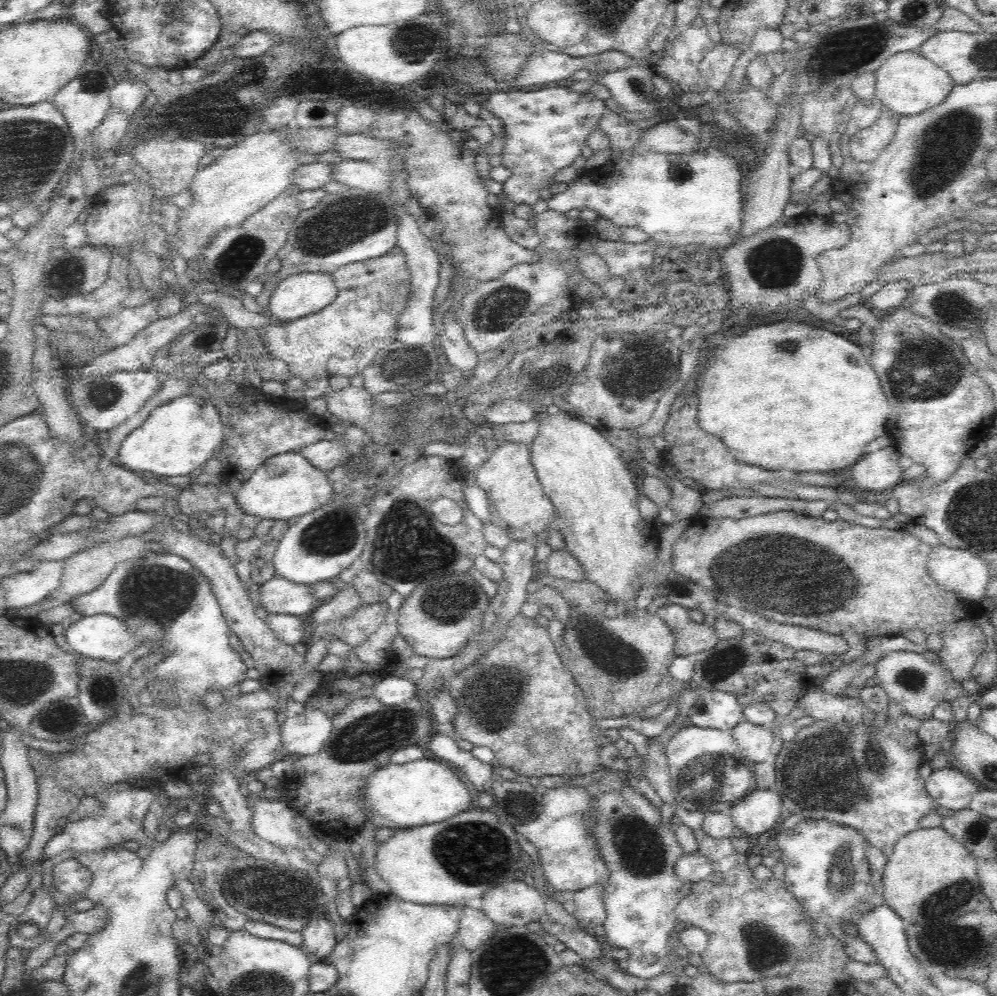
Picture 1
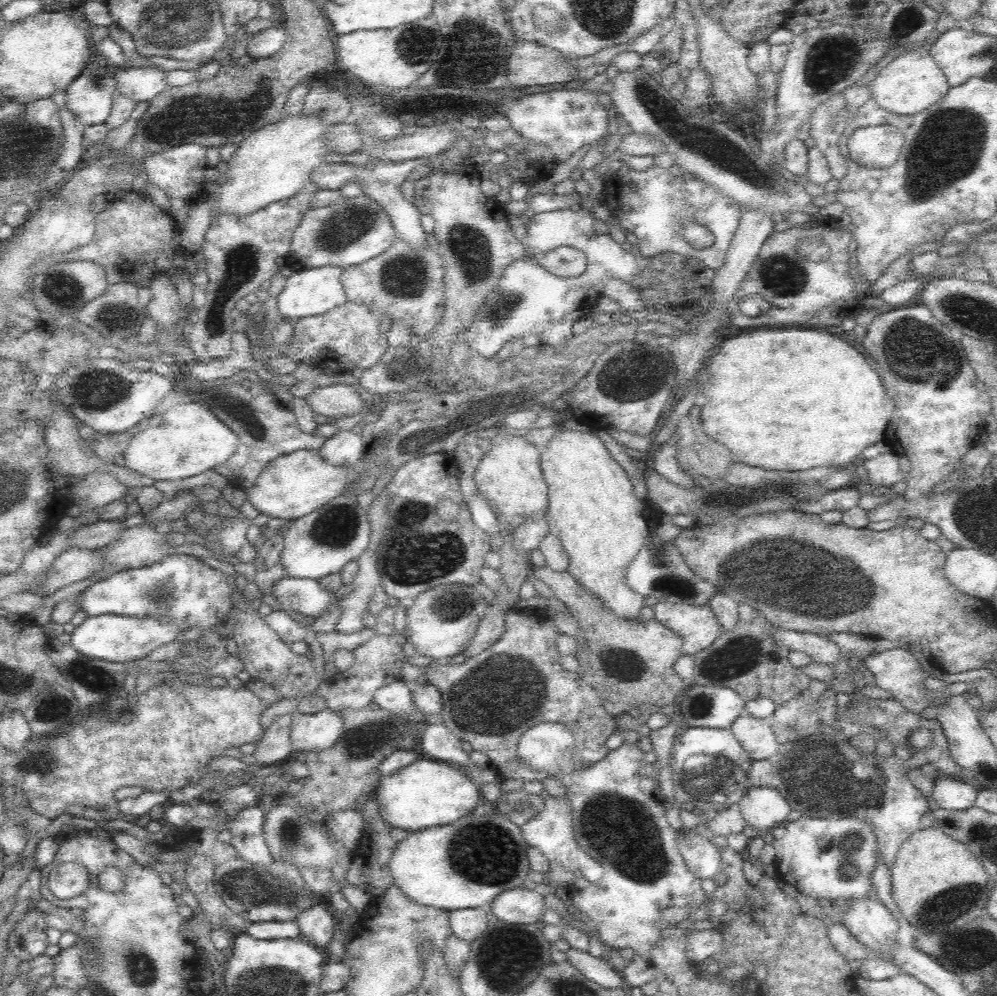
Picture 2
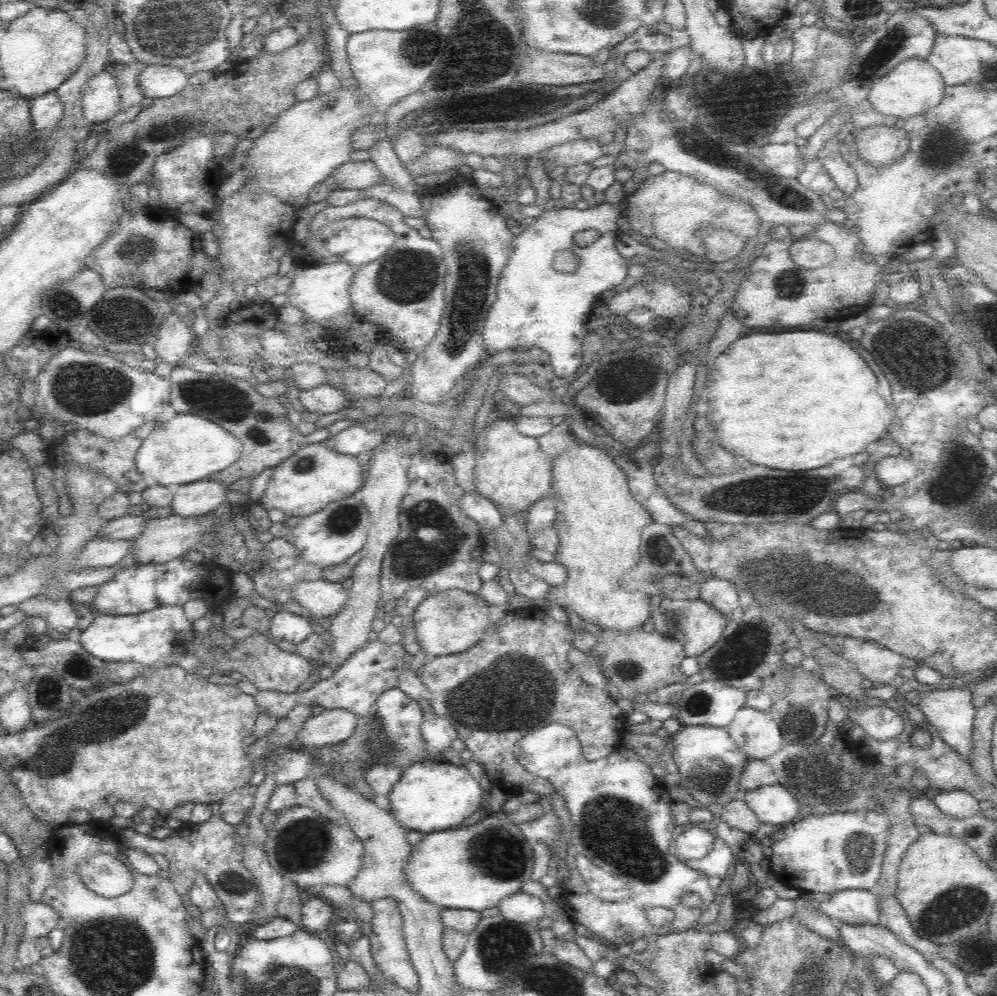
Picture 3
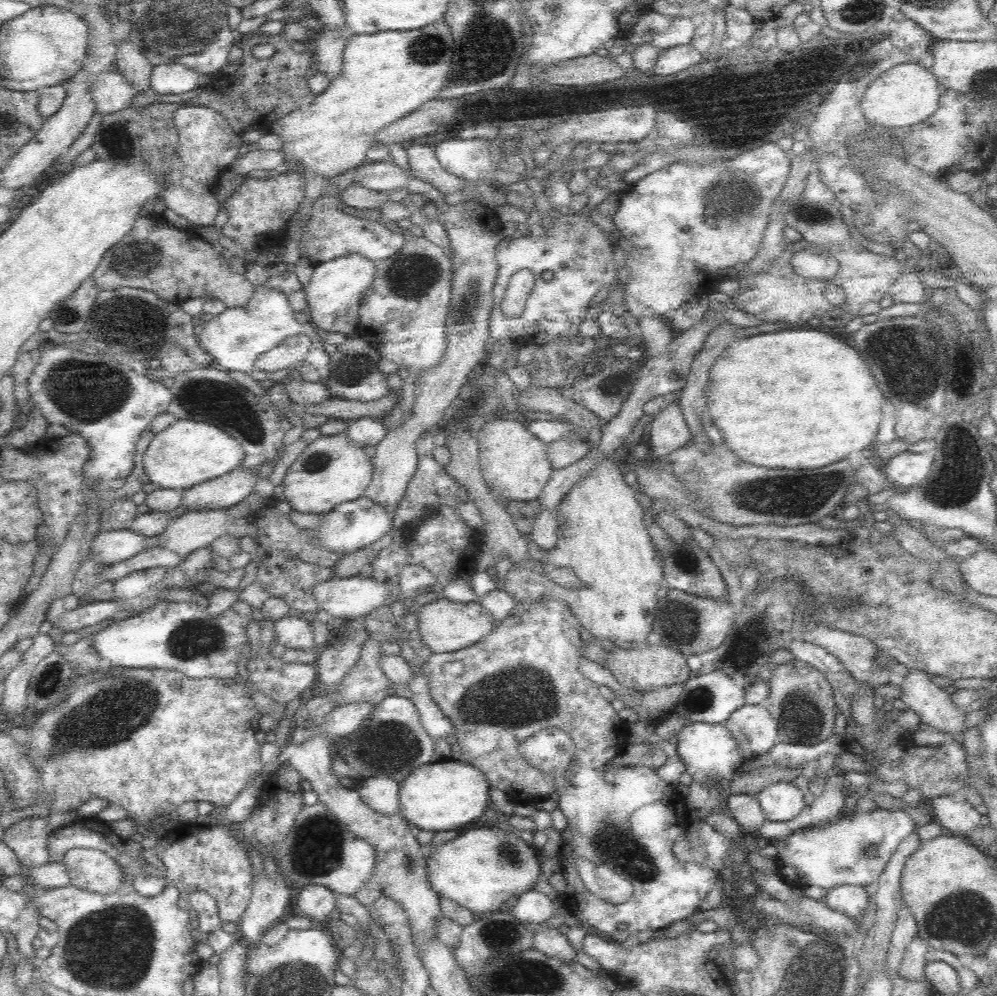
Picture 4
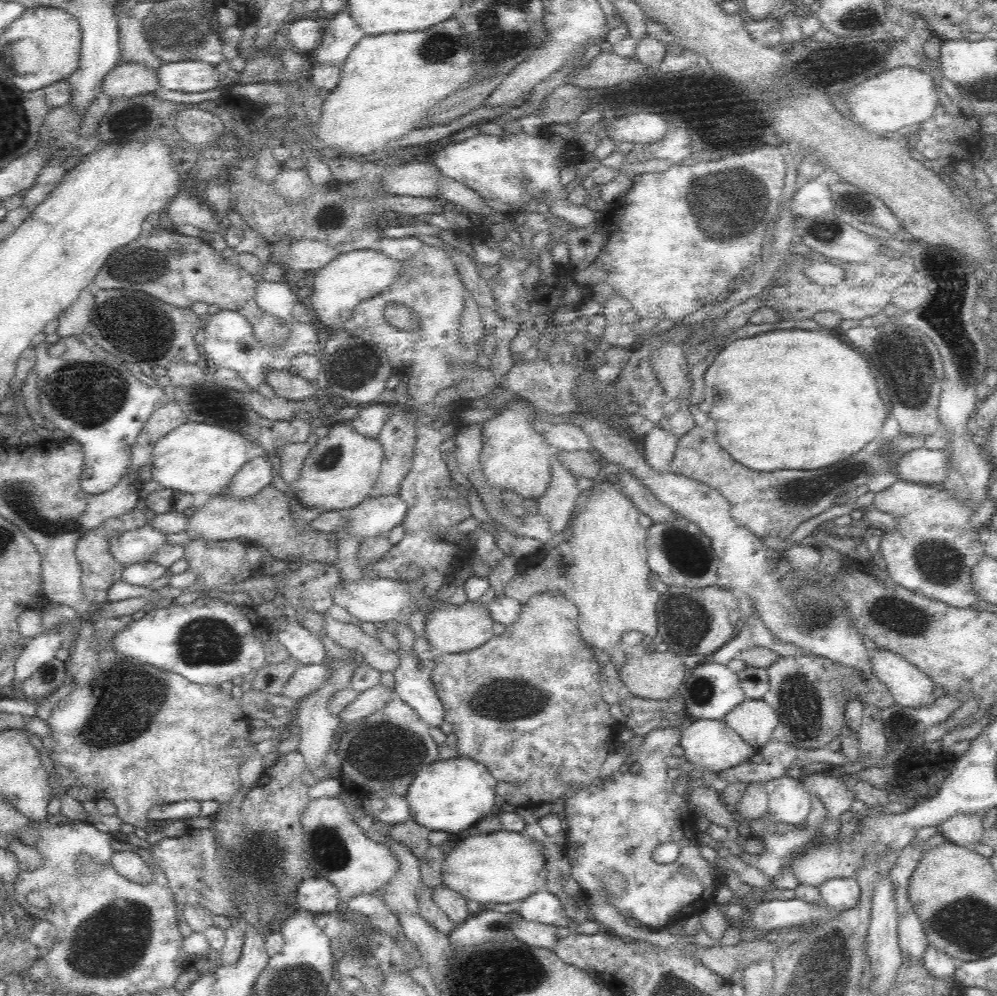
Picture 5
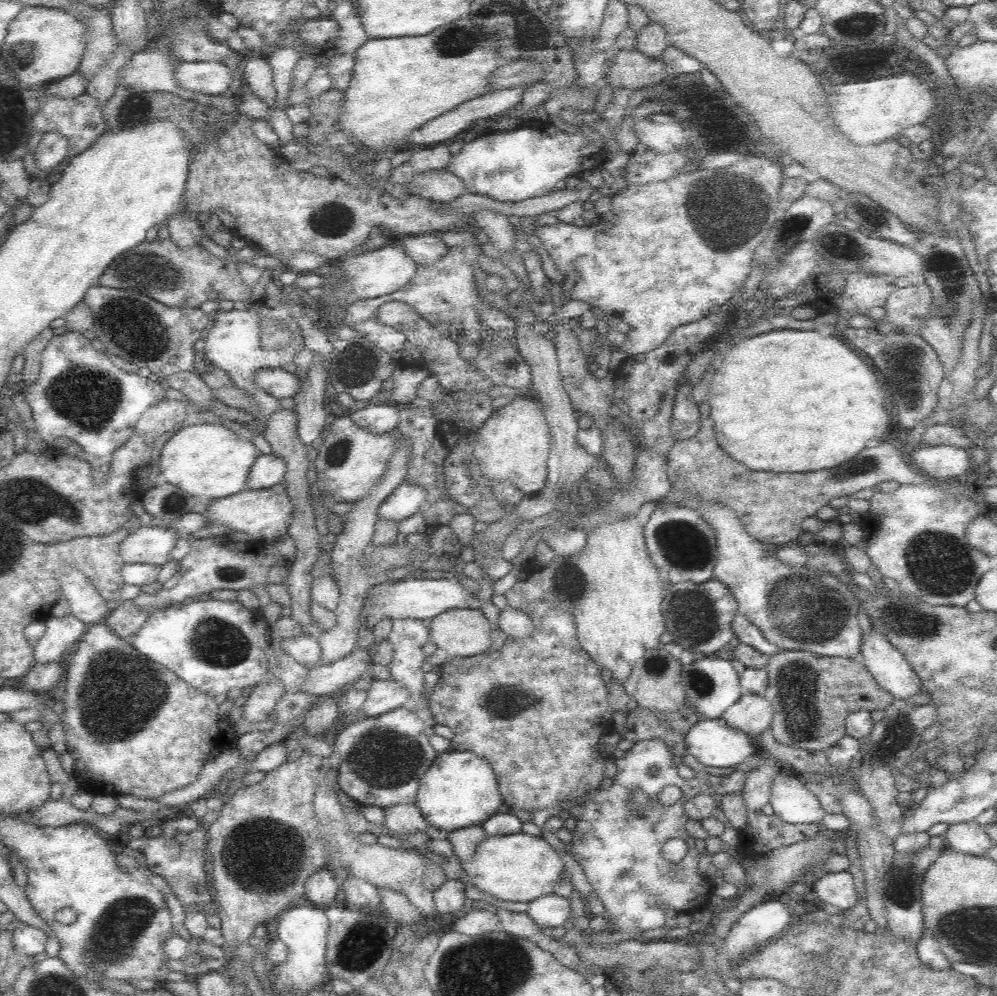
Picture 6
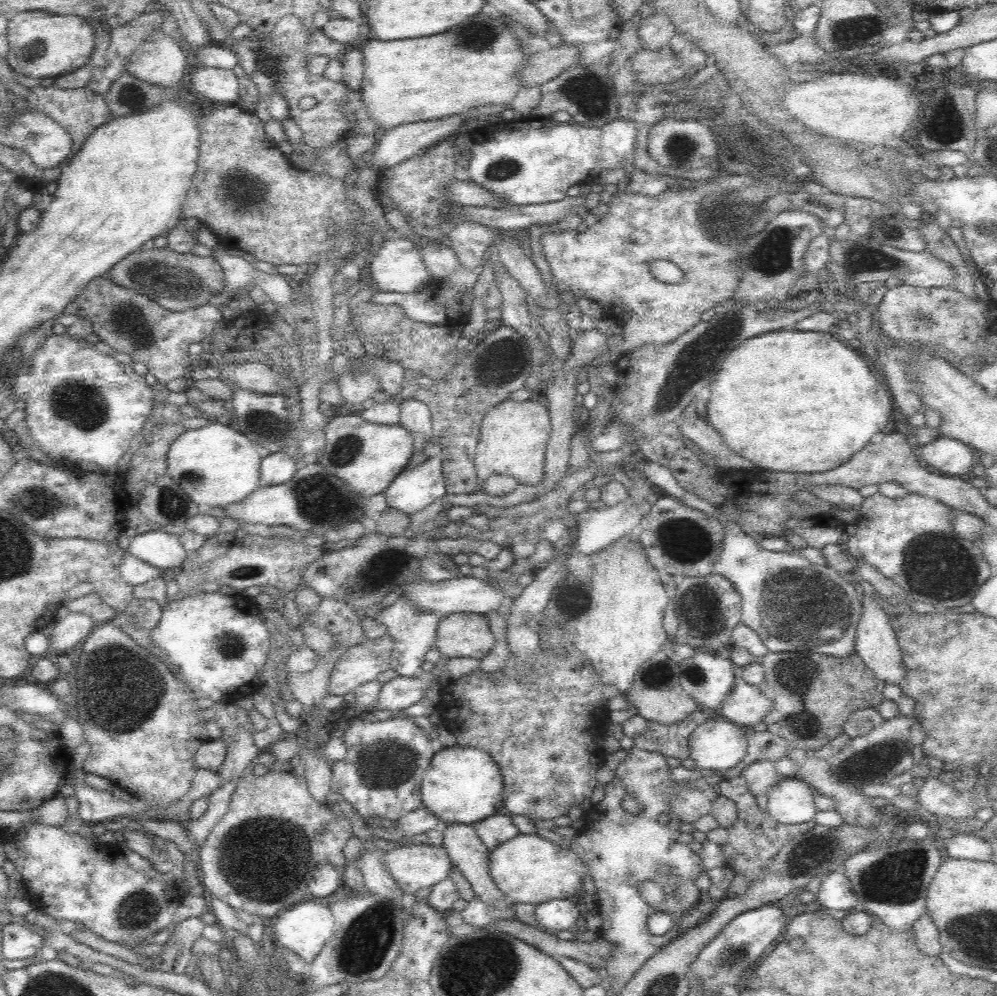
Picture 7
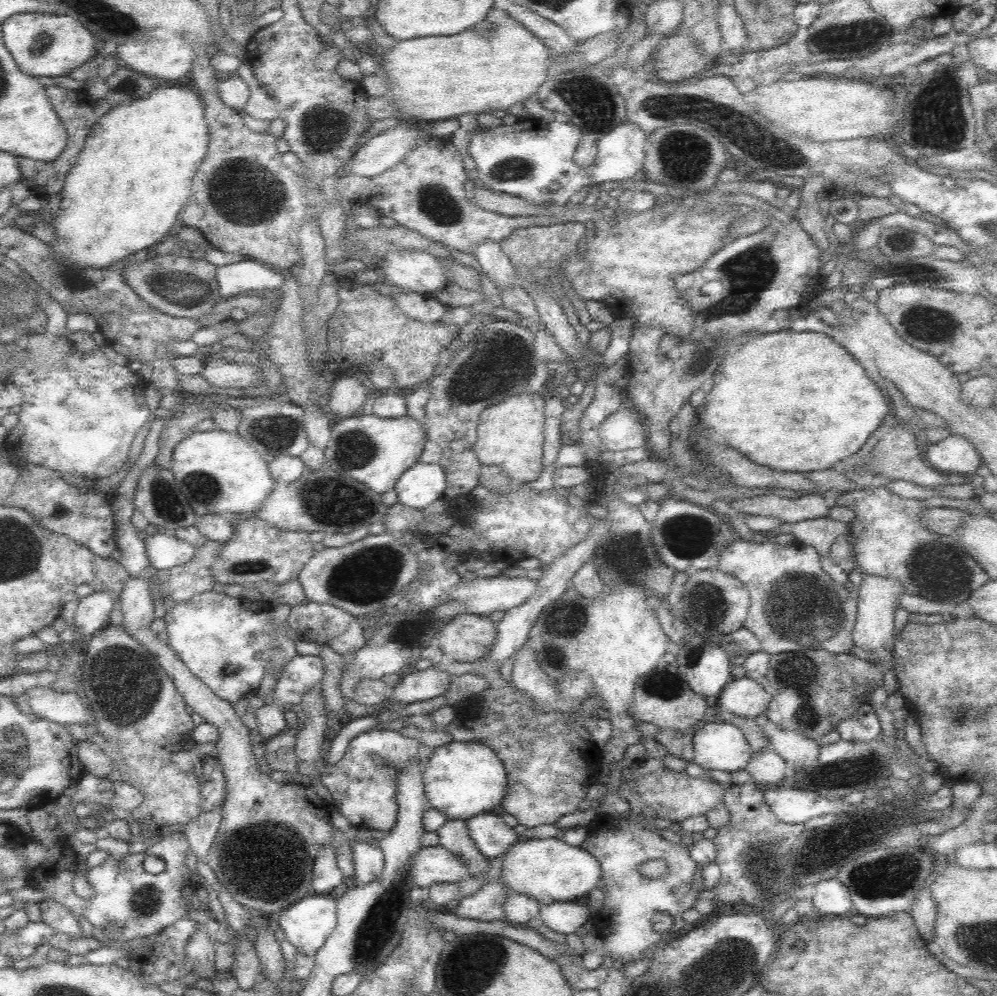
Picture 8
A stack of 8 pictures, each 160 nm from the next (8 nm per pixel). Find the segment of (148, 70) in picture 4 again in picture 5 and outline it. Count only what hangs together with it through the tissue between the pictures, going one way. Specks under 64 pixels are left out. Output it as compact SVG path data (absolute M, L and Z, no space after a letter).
M126 12L121 13L118 18L120 61L144 64L153 70L157 70L163 64L163 61L157 58L156 54L150 49L150 44L143 30L142 20L131 18Z

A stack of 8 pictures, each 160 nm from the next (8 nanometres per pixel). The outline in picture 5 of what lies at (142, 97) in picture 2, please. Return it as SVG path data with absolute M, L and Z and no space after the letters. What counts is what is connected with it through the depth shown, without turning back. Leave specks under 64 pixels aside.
M181 61L163 63L158 69L160 87L178 92L204 92L221 86L220 74L206 62Z

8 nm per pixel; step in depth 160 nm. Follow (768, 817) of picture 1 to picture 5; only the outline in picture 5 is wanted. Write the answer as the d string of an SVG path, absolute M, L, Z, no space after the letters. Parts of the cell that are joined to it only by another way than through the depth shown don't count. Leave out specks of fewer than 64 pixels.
M784 774L766 780L764 789L768 793L768 812L772 819L795 826L807 819L812 801L800 775Z

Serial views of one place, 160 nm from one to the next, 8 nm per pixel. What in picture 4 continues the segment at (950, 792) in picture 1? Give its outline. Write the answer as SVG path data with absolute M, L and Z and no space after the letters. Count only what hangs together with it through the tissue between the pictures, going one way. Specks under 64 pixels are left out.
M956 795L940 796L929 805L933 818L945 833L965 836L980 824L981 814L965 798Z

